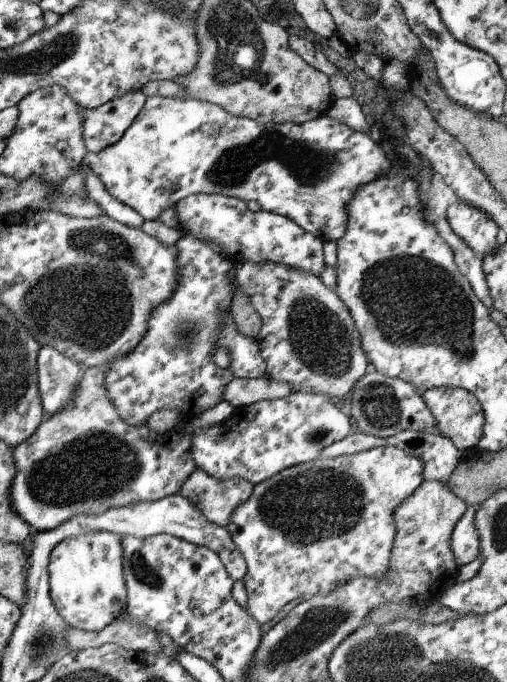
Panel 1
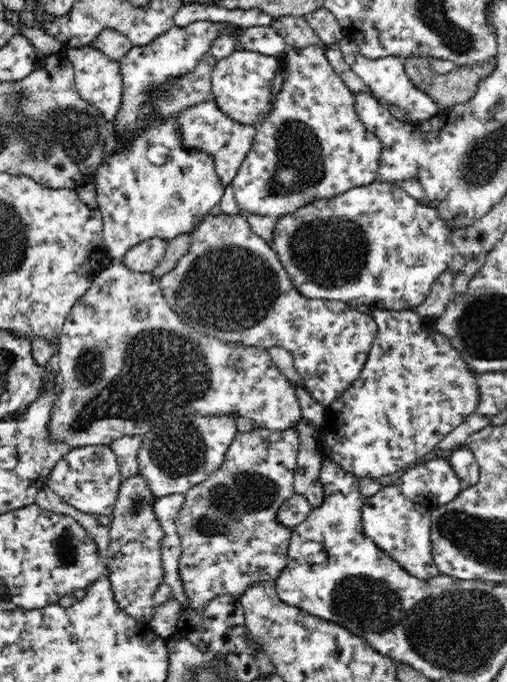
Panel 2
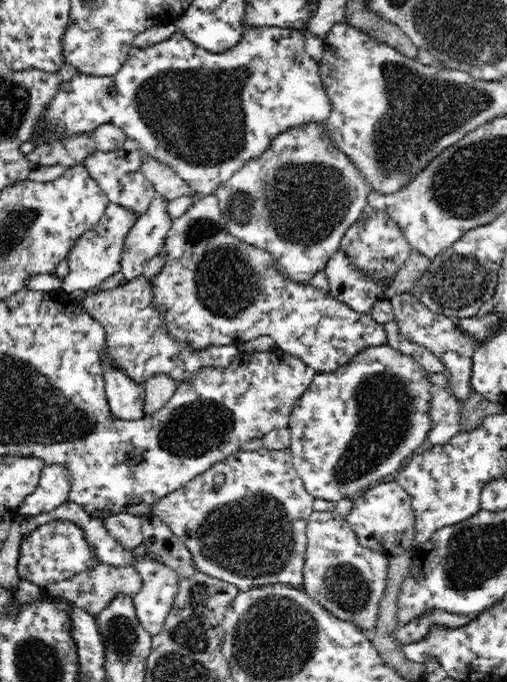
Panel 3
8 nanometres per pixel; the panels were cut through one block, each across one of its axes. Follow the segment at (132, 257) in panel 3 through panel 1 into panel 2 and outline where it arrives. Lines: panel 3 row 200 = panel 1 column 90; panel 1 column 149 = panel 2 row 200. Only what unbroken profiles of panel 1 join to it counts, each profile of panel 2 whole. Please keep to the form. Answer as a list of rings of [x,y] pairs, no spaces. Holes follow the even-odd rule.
[[[198,21],[185,28],[170,28],[166,33],[156,36],[150,44],[133,45],[120,60],[123,76],[123,95],[121,108],[112,120],[113,138],[123,144],[118,150],[112,151],[104,162],[96,169],[94,178],[97,194],[97,208],[103,220],[102,236],[104,247],[112,261],[121,260],[134,246],[144,243],[150,238],[170,242],[180,235],[191,234],[204,220],[207,212],[215,204],[219,204],[225,191],[225,185],[216,172],[214,159],[206,151],[195,150],[183,146],[182,131],[179,130],[177,114],[169,117],[158,117],[152,105],[152,94],[158,90],[166,90],[168,82],[174,78],[186,76],[196,70],[212,43],[229,32],[225,23]],[[151,146],[166,146],[169,150],[167,162],[153,164],[148,161],[148,148]]]

